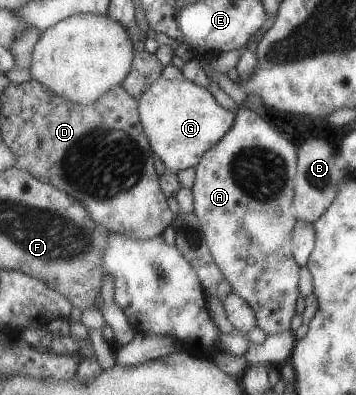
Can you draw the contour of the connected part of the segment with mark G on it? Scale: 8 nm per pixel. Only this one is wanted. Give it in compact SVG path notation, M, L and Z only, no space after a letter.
M161 76L145 89L138 101L139 119L155 158L160 159L168 171L177 173L194 168L202 155L233 127L236 117L233 111L223 108L208 89L185 79L172 82Z

